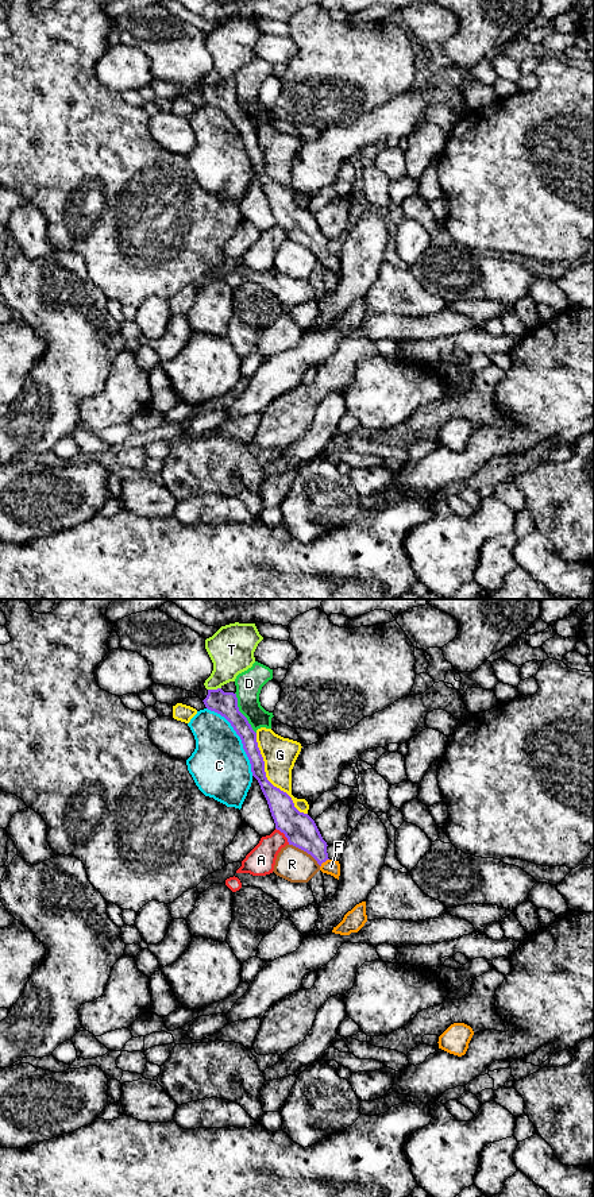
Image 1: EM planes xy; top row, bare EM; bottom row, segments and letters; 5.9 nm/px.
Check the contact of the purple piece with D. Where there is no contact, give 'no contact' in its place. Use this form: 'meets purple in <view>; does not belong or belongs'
meets purple in xy; does not belong

